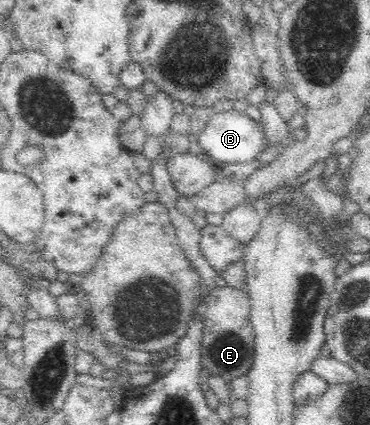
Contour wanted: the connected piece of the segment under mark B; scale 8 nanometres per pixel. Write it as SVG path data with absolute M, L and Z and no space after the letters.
M240 107L224 112L214 111L198 139L196 136L193 139L194 149L207 153L209 161L218 168L225 163L253 161L264 150L266 143L263 124L253 120L245 111L241 111Z

